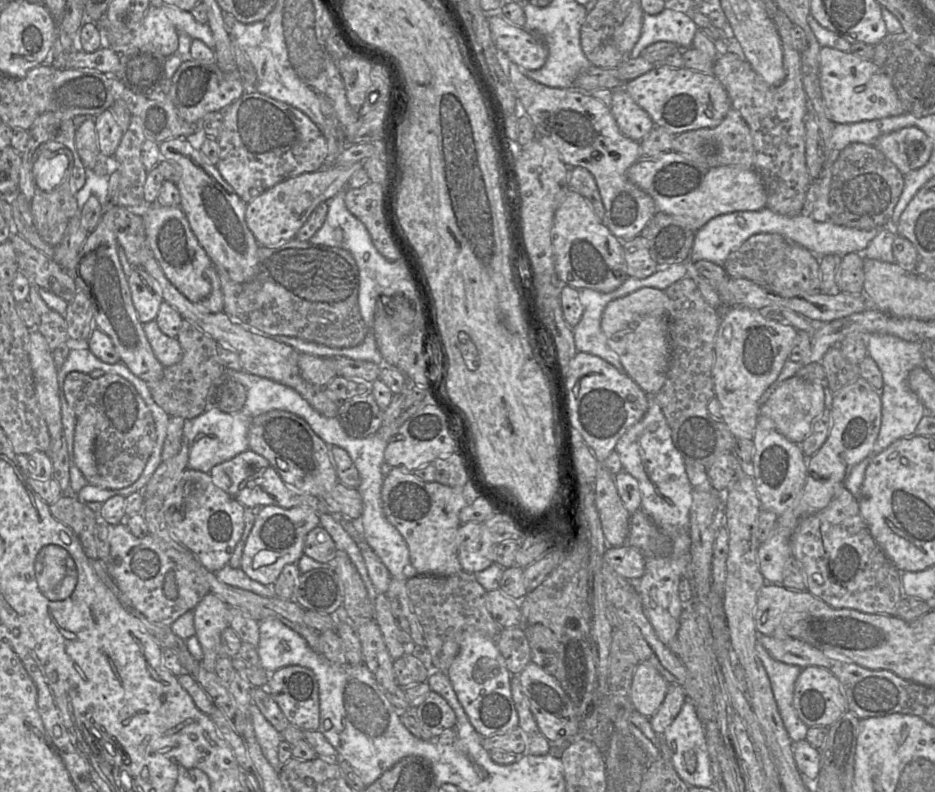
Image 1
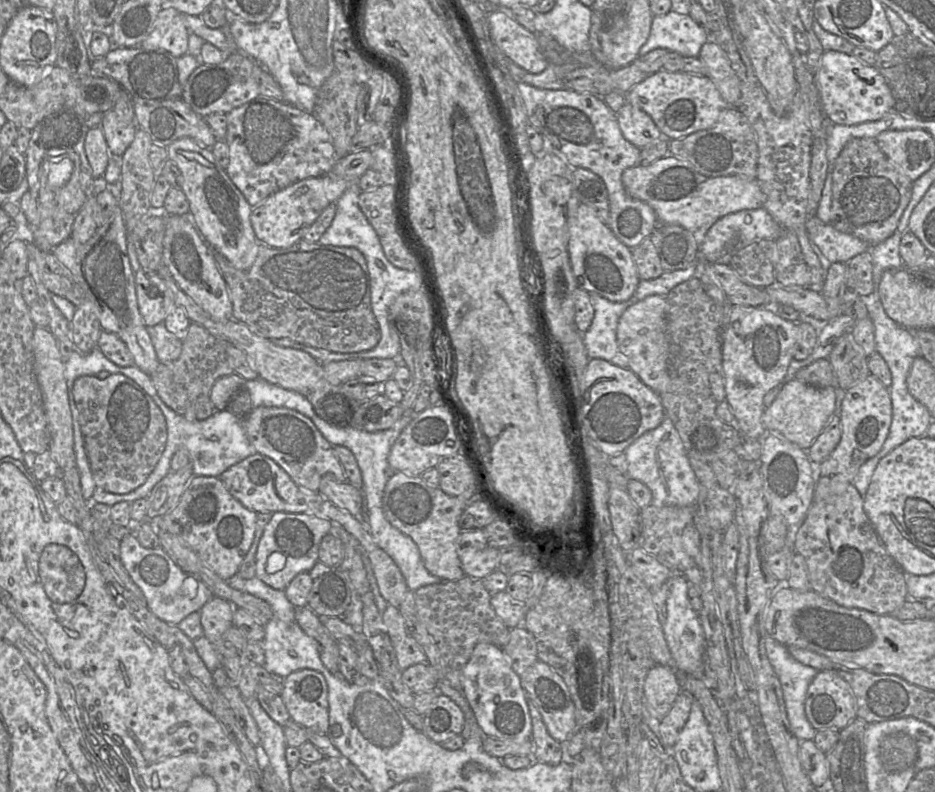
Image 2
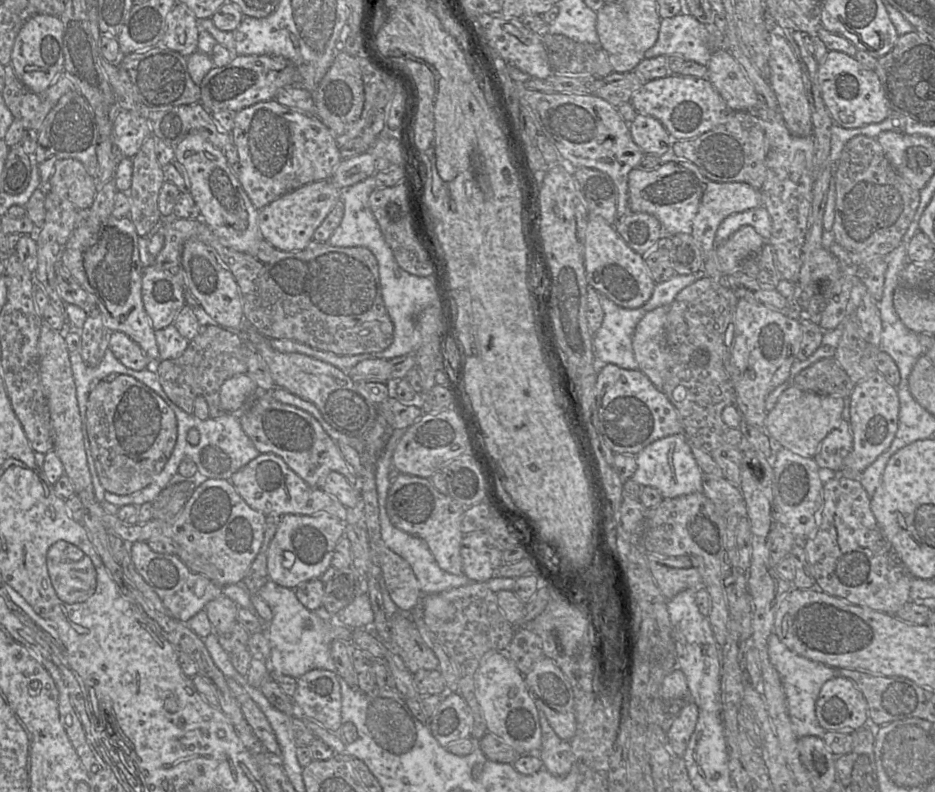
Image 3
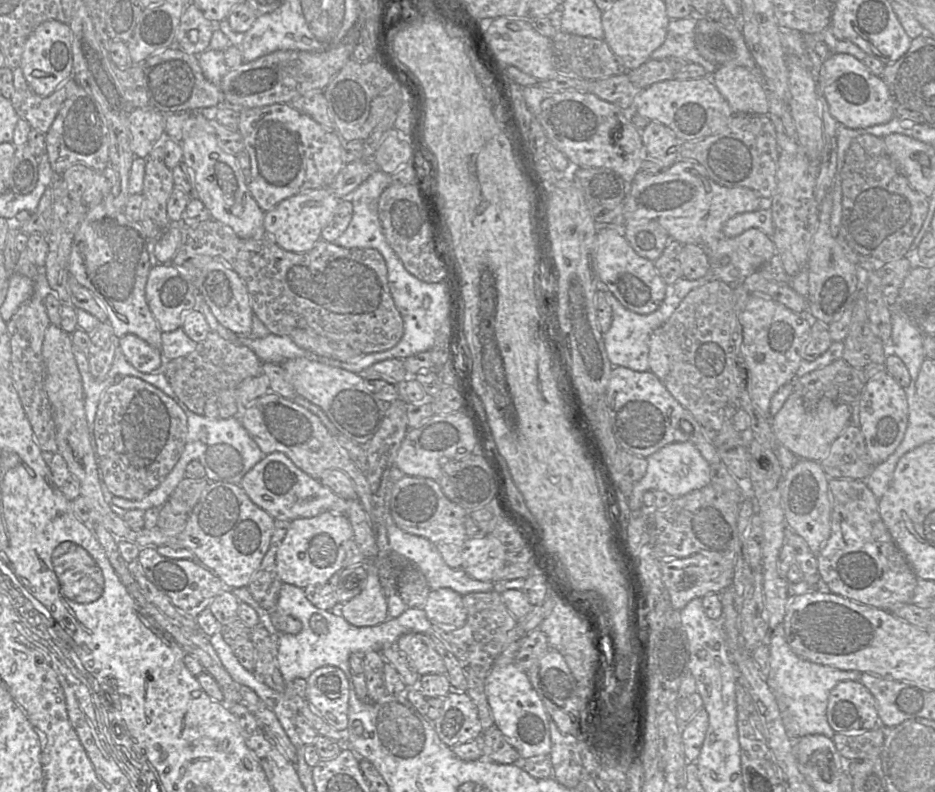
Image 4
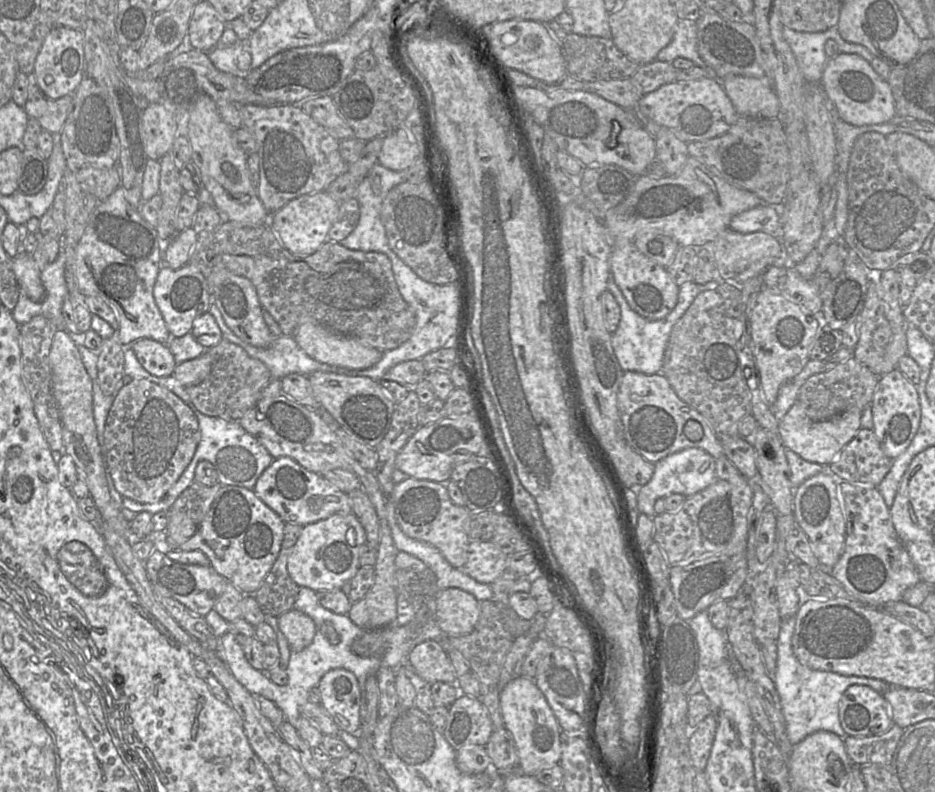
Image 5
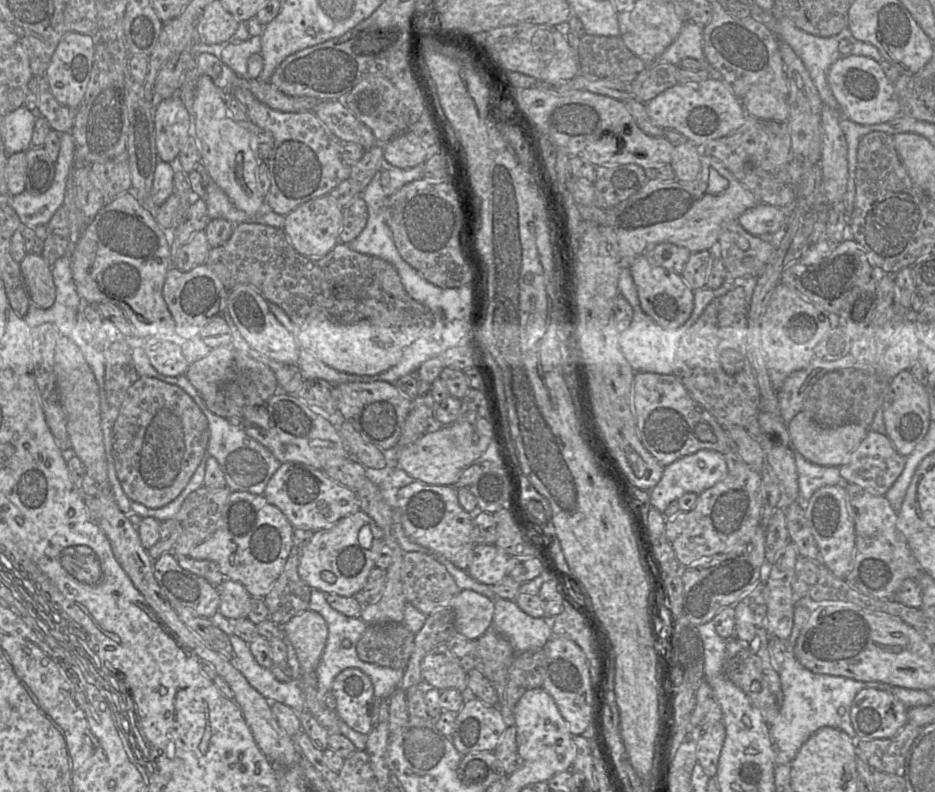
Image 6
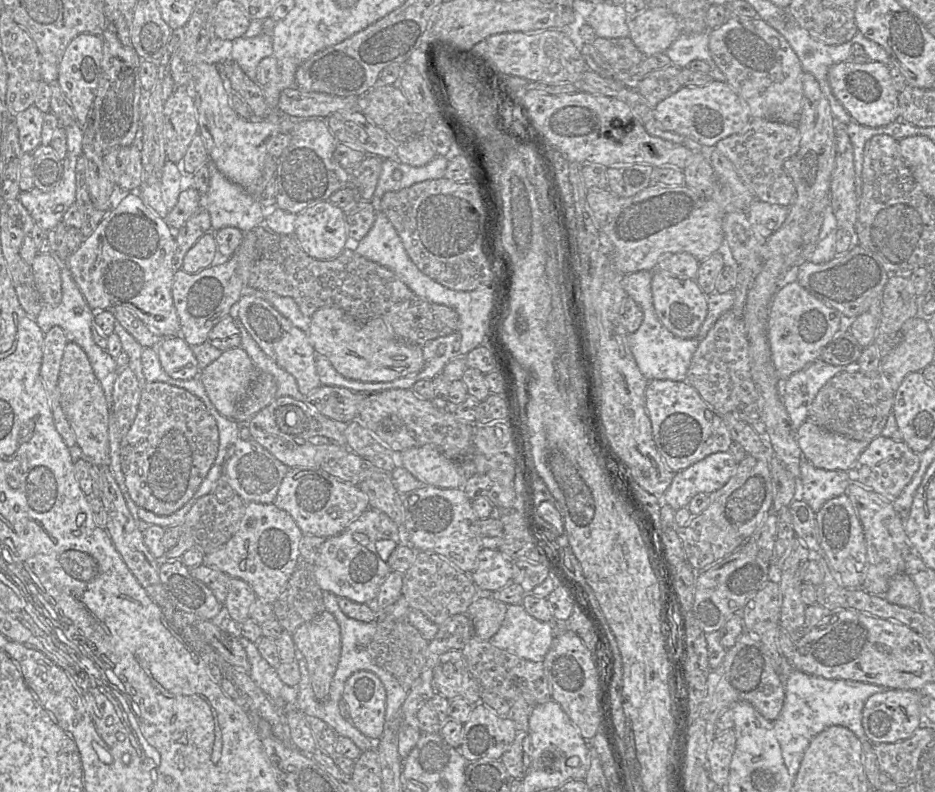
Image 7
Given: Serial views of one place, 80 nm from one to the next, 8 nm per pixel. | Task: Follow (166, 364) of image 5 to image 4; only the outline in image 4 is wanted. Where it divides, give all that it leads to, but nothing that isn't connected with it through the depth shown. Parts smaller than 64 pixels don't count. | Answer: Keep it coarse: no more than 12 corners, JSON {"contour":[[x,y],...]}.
{"contour":[[135,335],[119,338],[126,360],[143,373],[163,365],[160,349]]}

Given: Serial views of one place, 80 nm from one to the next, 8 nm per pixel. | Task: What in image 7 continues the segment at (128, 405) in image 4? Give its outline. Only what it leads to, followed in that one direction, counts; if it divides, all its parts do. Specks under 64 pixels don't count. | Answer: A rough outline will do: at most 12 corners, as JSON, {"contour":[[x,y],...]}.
{"contour":[[146,383],[120,443],[138,507],[170,515],[216,464],[197,396]]}

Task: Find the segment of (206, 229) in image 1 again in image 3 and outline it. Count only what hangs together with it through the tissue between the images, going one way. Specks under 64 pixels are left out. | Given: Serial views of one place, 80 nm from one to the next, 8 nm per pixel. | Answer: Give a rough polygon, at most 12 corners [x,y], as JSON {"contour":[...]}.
{"contour":[[197,133],[175,147],[200,220],[255,254],[258,211],[221,149]]}

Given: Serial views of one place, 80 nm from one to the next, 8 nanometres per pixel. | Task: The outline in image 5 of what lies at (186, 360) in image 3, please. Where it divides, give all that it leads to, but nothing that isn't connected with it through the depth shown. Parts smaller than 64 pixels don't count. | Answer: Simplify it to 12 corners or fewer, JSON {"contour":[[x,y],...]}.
{"contour":[[226,339],[207,348],[209,374],[185,388],[207,416],[241,419],[270,370]]}

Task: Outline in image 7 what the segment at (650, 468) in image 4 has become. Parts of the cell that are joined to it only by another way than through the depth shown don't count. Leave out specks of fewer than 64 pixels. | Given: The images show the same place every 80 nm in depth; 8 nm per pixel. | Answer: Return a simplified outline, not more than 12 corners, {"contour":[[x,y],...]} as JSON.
{"contour":[[711,454],[676,473],[662,501],[675,511],[722,488],[739,462]]}

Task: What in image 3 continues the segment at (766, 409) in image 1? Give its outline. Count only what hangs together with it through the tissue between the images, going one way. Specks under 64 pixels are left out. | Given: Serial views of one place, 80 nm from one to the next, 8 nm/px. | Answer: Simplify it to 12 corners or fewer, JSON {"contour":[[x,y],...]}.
{"contour":[[792,385],[767,412],[782,447],[813,458],[844,399]]}

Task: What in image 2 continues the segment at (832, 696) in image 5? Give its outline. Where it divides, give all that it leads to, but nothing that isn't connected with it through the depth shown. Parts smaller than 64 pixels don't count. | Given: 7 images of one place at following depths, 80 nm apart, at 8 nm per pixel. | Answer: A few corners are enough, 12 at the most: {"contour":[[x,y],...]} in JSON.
{"contour":[[765,637],[767,658],[782,687],[791,730],[801,740],[817,731],[805,695],[818,670]]}

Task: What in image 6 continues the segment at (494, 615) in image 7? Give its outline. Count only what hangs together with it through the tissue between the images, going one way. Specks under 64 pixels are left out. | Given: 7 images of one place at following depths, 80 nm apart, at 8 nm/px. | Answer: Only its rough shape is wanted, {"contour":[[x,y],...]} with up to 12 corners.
{"contour":[[460,590],[451,600],[458,635],[492,627],[494,599]]}

